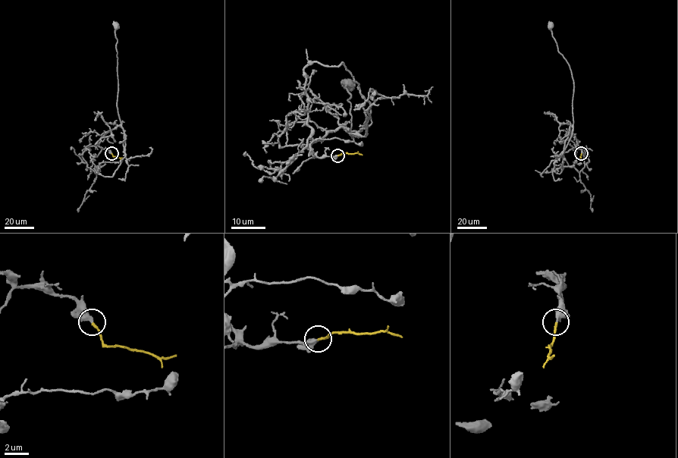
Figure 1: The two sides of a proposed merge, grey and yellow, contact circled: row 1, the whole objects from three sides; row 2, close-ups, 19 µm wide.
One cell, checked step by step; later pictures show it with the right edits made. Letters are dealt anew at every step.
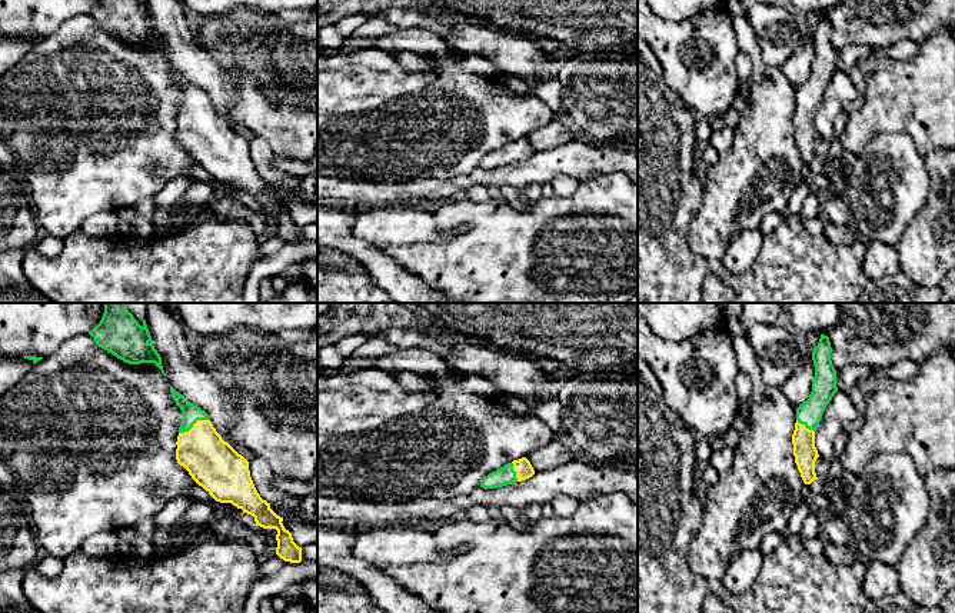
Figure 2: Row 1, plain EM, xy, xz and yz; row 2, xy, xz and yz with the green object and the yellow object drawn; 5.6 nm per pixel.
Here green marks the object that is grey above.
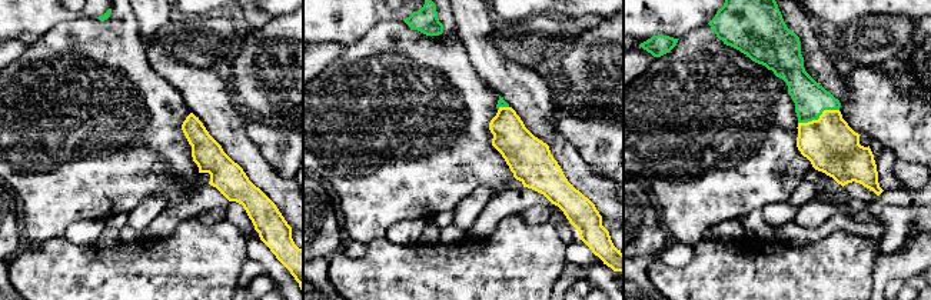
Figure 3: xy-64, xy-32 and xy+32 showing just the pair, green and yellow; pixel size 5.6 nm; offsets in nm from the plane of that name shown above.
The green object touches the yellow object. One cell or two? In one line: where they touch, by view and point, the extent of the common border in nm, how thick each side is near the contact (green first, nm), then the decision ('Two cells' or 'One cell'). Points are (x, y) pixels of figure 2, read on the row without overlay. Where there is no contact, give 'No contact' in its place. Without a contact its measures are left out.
Touches green at xy (193, 103). Shared border 190 nm. Thickness 100 nm (green) against 280 nm. One cell

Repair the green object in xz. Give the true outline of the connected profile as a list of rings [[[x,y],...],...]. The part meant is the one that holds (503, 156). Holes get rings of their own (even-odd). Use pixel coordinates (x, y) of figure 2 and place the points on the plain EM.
[[[526,137],[513,140],[505,144],[496,151],[489,153],[482,161],[483,169],[498,169],[508,164],[515,164],[516,161],[526,160],[535,154],[530,141]]]

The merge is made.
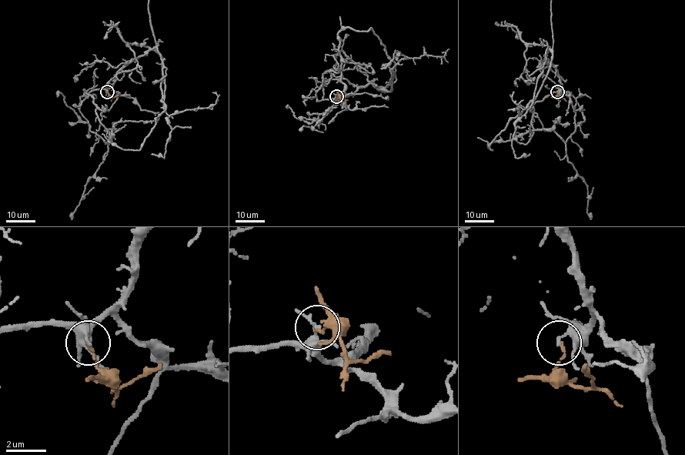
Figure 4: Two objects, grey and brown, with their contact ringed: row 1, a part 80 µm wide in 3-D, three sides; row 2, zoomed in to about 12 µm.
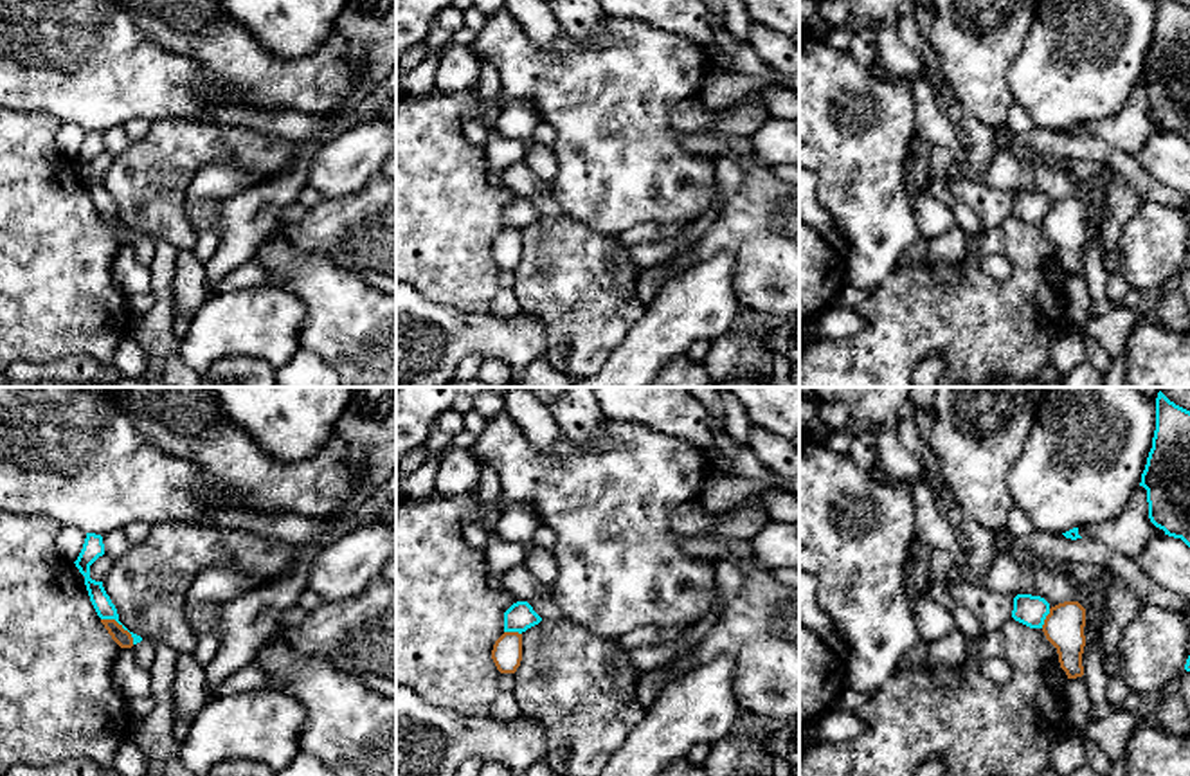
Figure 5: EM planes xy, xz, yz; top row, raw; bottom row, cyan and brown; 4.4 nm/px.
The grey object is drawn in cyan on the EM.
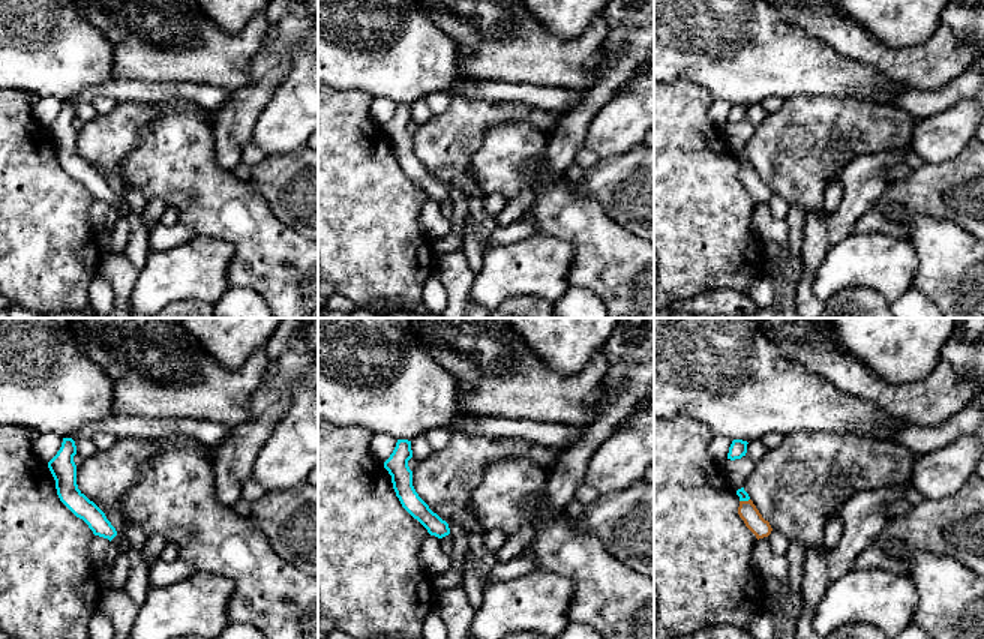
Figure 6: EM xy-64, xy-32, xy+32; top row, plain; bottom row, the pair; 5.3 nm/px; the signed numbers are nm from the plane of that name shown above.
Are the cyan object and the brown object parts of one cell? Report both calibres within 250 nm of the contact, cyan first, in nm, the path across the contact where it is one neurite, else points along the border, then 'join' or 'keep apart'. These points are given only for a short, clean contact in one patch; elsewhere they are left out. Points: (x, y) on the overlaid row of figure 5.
90/80 nm | along xy (101, 618), (117, 622), (134, 643) | keep apart

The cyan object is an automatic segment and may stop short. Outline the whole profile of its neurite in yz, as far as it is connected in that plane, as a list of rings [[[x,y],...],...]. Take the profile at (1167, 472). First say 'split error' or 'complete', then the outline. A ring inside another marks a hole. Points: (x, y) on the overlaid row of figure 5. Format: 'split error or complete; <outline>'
complete; [[[1161,391],[1156,398],[1152,448],[1140,486],[1147,490],[1150,522],[1190,547],[1190,411],[1170,402]]]

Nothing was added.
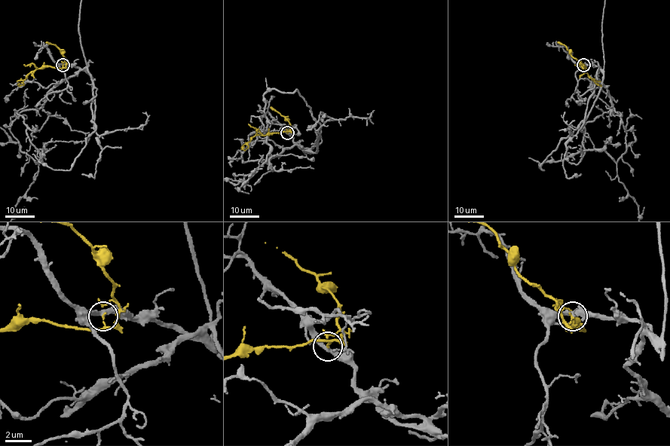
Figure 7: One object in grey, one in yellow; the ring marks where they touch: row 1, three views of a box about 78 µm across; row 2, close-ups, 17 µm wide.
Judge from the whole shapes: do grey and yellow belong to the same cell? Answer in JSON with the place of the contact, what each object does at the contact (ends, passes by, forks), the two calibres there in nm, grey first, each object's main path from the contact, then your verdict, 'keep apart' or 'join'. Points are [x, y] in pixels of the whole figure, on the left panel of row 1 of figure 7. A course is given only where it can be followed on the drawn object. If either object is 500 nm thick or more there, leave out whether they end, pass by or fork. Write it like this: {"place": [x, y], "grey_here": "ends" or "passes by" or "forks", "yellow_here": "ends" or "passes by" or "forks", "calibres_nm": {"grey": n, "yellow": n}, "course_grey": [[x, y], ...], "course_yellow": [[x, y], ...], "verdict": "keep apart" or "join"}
{"place": [62, 65], "grey_here": "passes by", "yellow_here": "passes by", "calibres_nm": {"grey": 320, "yellow": 100}, "course_grey": [[62, 65], [82, 68], [93, 80], [96, 129], [68, 170], [39, 162], [41, 150], [38, 171]], "course_yellow": [[62, 65], [62, 68], [42, 66], [32, 71], [23, 80], [23, 84], [17, 85], [19, 83]], "verdict": "keep apart"}

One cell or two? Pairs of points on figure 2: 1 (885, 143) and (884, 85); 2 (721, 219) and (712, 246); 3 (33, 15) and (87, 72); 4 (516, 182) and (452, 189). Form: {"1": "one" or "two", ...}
{"1": "two", "2": "one", "3": "two", "4": "one"}

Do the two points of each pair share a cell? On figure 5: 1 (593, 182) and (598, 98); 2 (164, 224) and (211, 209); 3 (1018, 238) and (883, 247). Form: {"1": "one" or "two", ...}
{"1": "one", "2": "two", "3": "two"}

